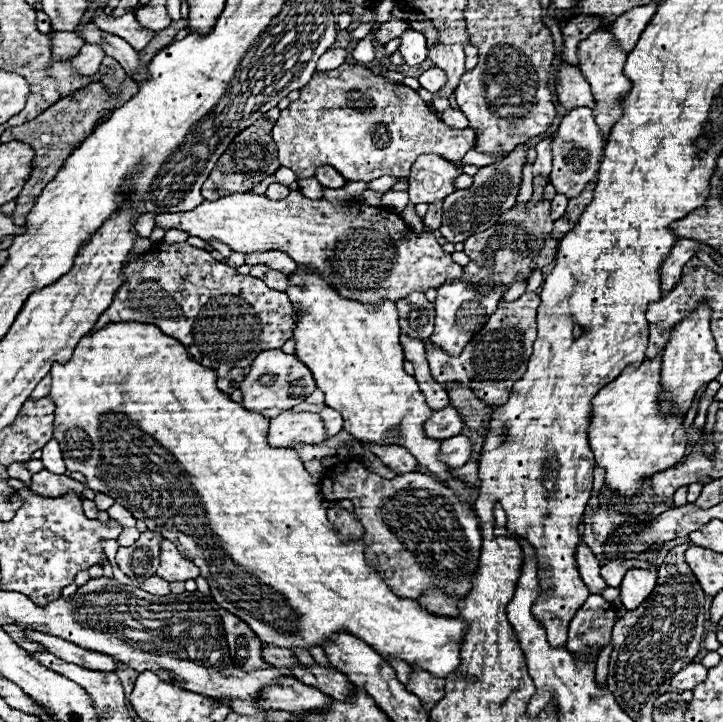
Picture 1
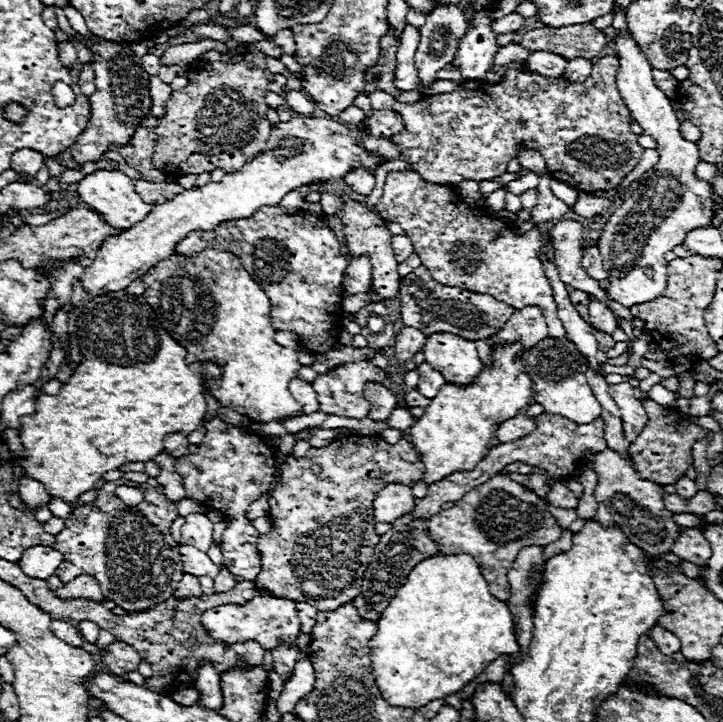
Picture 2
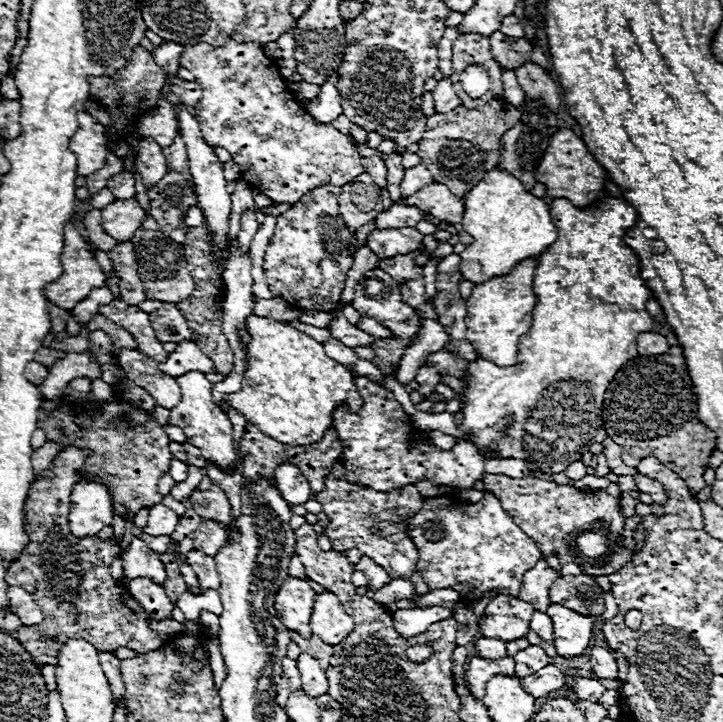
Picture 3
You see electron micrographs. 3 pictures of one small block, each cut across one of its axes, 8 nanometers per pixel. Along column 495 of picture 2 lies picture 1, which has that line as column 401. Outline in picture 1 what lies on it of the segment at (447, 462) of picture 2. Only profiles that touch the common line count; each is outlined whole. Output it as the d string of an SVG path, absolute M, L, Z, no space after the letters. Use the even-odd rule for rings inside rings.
M298 266L298 272L290 274L286 294L290 296L290 300L294 300L294 308L306 310L298 318L294 330L296 356L312 370L316 386L326 394L326 406L342 414L344 430L350 432L360 442L372 442L378 446L392 446L392 444L404 446L418 460L418 466L426 468L432 476L436 476L440 484L450 488L460 502L464 502L474 510L474 500L478 496L478 490L458 480L452 474L452 468L440 460L440 440L428 438L424 432L424 420L430 418L432 410L428 408L422 392L418 390L414 376L406 374L402 368L404 352L398 342L400 328L398 328L398 312L394 312L394 302L384 302L376 308L356 304L356 300L346 300L338 296L338 292L328 288L328 284L316 272L310 272L310 268L302 268L302 266Z

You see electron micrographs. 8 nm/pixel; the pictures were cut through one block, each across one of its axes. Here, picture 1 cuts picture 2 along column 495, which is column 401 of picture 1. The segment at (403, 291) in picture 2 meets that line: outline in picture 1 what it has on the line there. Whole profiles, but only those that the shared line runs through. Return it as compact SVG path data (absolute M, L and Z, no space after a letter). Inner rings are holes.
M412 292L396 302L400 332L418 340L428 340L434 332L434 304L426 300L424 292Z

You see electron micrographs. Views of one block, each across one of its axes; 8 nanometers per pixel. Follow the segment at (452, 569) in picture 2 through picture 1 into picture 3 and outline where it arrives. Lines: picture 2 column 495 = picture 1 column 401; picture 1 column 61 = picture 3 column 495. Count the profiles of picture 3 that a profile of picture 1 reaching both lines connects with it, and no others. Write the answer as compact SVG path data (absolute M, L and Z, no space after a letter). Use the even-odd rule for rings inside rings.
M604 196L602 200L598 200L596 204L592 204L590 208L576 208L570 202L552 202L550 204L550 216L554 226L558 228L558 238L556 242L540 254L538 258L538 268L536 268L536 276L534 276L534 296L536 296L536 306L534 306L534 314L532 314L532 328L520 338L520 348L518 348L518 356L520 356L520 364L516 366L500 367L488 360L474 360L468 366L468 376L464 378L468 382L464 396L466 402L462 404L462 414L464 414L464 422L458 426L460 430L472 434L472 442L476 444L478 450L482 450L484 446L492 444L502 456L510 456L510 458L522 458L528 464L530 470L538 470L544 474L558 474L564 472L568 464L580 460L580 456L584 452L588 452L590 444L594 442L602 442L606 438L606 430L604 430L604 420L600 420L600 412L602 412L602 402L604 402L604 394L606 388L610 384L610 380L614 378L614 374L622 368L622 364L626 364L626 360L632 360L634 356L638 356L636 352L636 338L642 332L648 332L652 328L652 316L646 312L646 302L652 298L652 290L646 286L646 282L640 276L640 258L624 244L624 234L626 230L630 230L636 224L636 210L624 200L624 198L614 198L614 196Z

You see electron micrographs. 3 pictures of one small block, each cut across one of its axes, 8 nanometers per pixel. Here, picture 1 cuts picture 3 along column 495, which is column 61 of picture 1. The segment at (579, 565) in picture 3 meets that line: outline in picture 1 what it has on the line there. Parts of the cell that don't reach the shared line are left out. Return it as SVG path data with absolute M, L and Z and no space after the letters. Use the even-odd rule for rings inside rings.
M42 470L42 472L32 476L30 488L36 494L44 494L48 498L54 498L54 496L62 496L66 492L78 492L80 494L84 490L84 484L80 484L80 482L76 482L64 474L54 474L54 472Z

